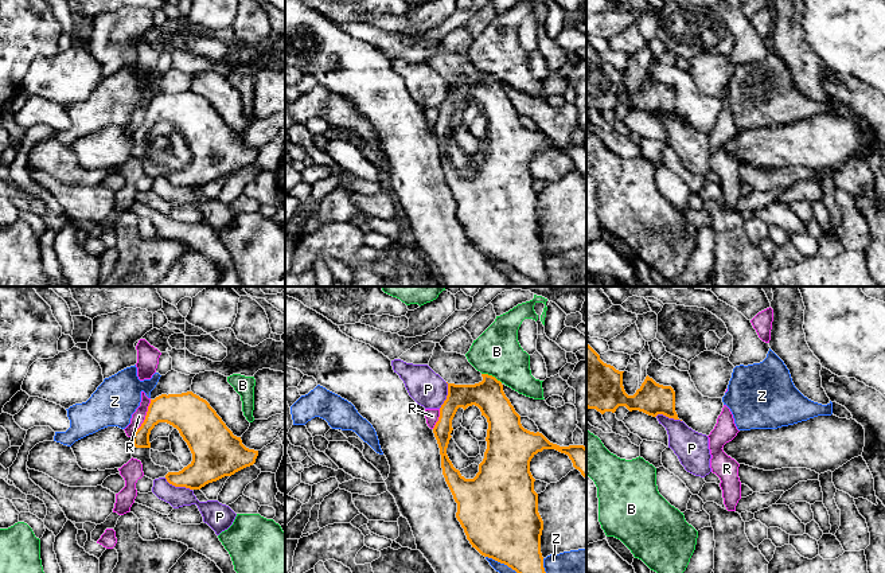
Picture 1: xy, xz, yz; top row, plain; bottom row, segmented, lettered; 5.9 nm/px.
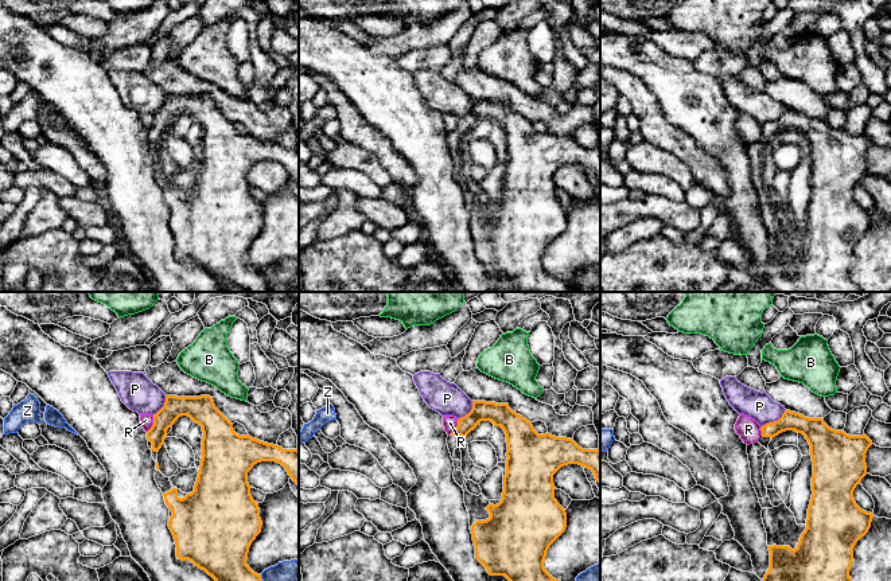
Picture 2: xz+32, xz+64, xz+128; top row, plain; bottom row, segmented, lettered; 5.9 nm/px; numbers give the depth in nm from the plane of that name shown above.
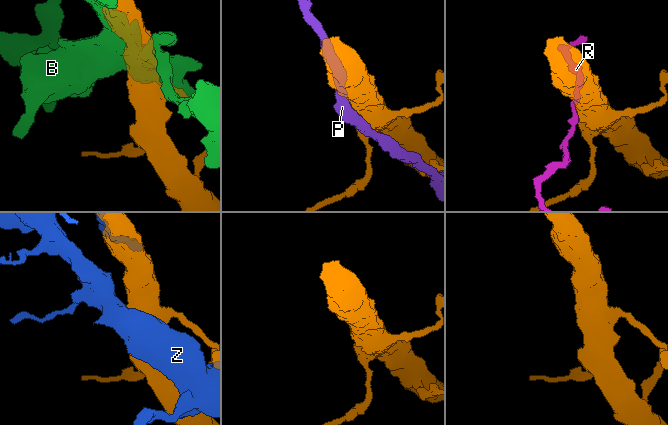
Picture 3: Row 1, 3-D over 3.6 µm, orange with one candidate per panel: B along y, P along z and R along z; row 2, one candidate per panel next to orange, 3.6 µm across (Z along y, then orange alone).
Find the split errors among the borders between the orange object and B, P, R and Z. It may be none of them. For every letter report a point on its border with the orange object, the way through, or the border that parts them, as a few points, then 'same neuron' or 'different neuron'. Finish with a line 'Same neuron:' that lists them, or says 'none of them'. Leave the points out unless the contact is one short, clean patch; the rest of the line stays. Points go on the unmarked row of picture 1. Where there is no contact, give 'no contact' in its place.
B: contact xz (491, 74); different neuron
P: contact xy (178, 184); different neuron
R: contact xy (145, 117); border xy (151, 98), (144, 120), (131, 135); different neuron
Z: contact xz (517, 271); different neuron
Same neuron: none of them

